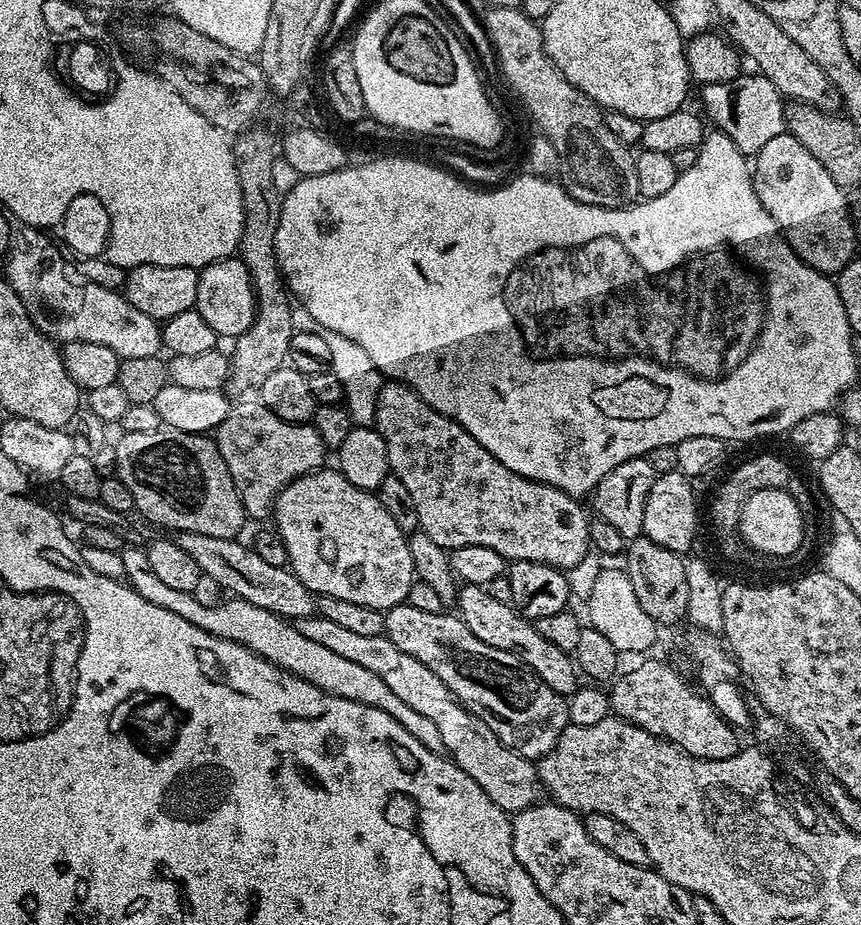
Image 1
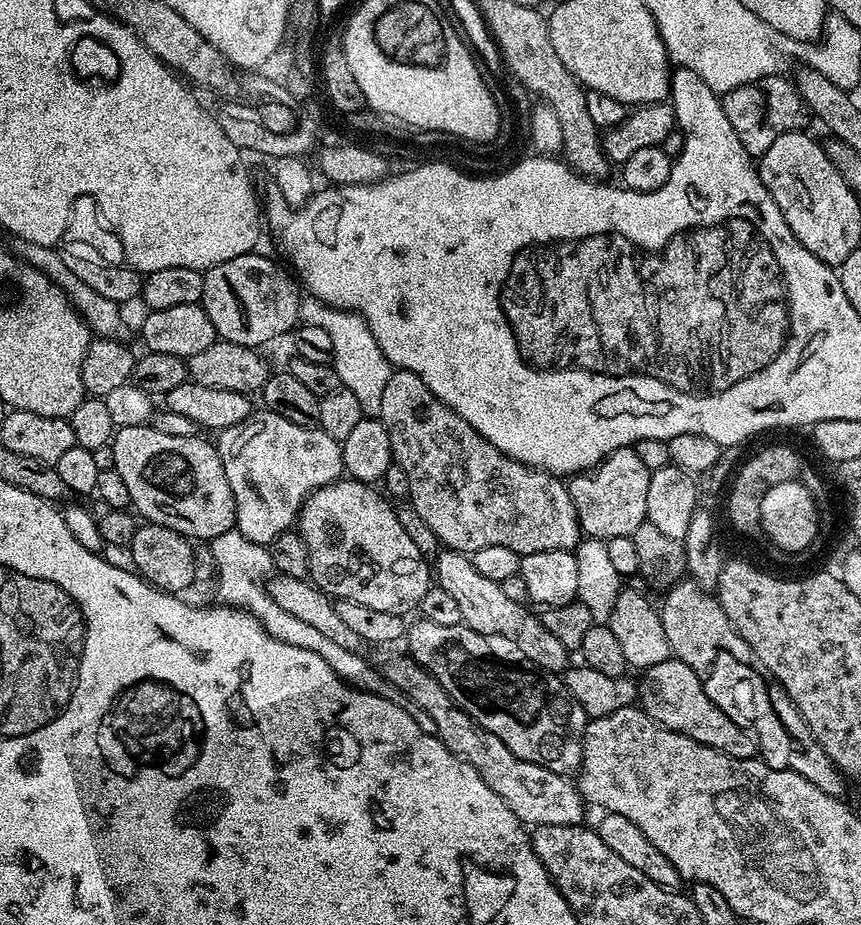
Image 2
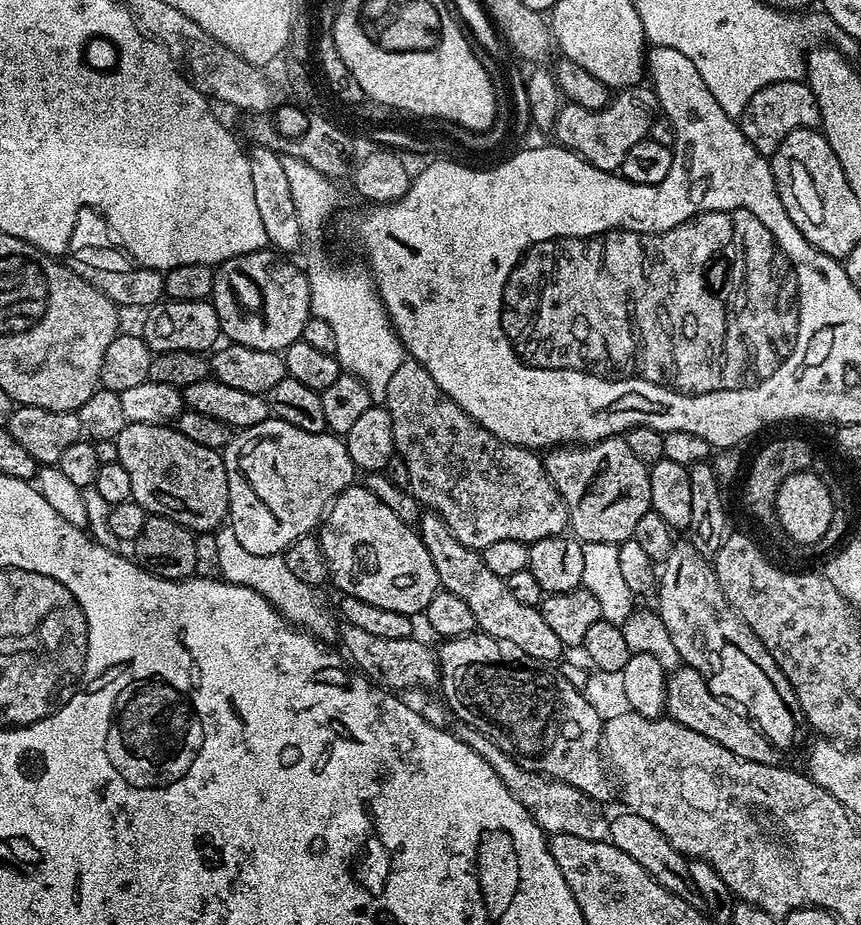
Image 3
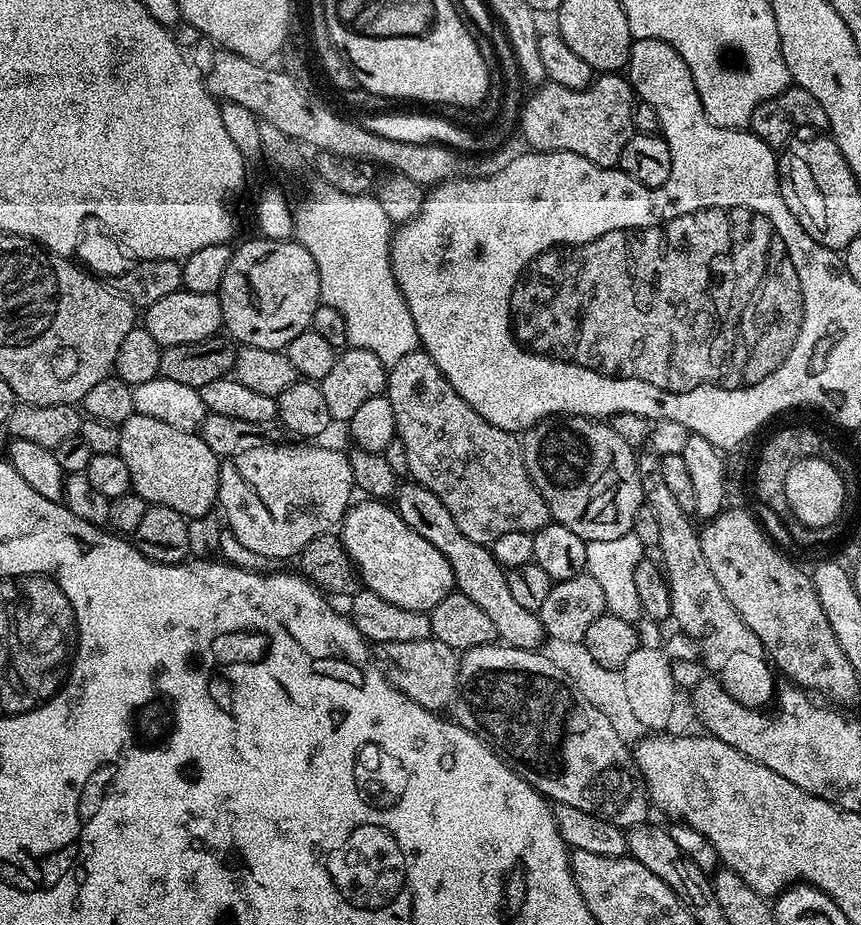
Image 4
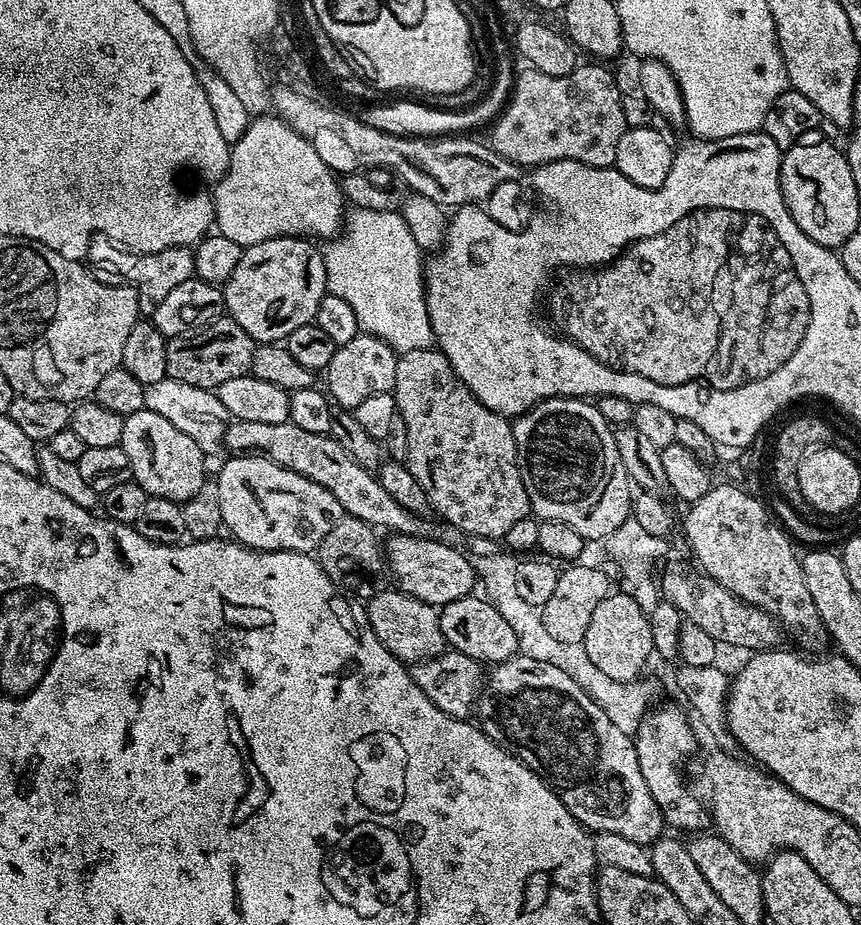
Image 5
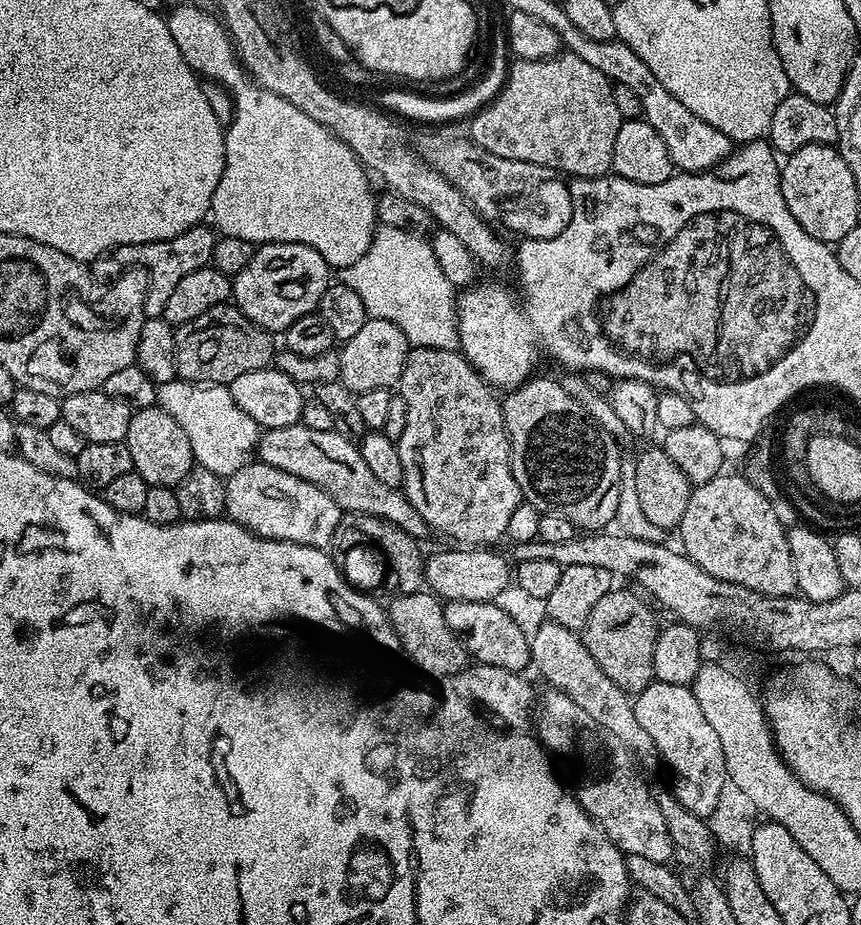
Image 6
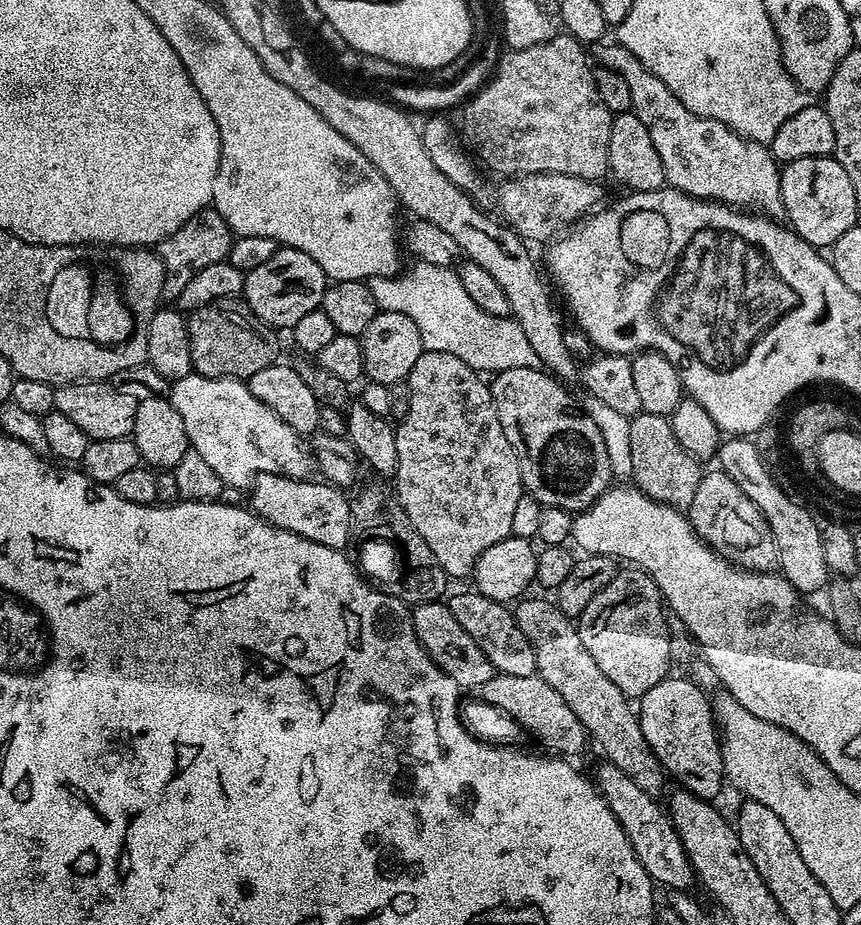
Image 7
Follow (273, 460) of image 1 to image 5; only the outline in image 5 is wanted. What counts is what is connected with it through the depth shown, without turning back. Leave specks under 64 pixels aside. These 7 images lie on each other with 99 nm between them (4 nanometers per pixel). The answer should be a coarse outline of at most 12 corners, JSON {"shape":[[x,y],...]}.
{"shape":[[232,454],[214,477],[227,535],[307,552],[346,515],[318,482]]}

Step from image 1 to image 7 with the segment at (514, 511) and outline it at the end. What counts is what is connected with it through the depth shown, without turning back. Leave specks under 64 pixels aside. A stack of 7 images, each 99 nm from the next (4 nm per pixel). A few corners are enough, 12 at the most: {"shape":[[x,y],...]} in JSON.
{"shape":[[425,350],[395,499],[452,578],[526,495],[492,389]]}

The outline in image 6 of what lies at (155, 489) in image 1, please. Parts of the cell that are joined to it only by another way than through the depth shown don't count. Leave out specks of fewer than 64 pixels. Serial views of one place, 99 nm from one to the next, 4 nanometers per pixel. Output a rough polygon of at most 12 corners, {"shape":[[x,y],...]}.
{"shape":[[158,406],[133,411],[126,443],[150,486],[175,489],[190,438]]}

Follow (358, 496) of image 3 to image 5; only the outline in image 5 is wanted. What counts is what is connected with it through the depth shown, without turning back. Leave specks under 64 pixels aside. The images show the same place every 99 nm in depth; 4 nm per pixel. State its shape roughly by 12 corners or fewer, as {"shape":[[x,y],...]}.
{"shape":[[392,534],[386,568],[399,591],[433,606],[473,595],[459,547]]}

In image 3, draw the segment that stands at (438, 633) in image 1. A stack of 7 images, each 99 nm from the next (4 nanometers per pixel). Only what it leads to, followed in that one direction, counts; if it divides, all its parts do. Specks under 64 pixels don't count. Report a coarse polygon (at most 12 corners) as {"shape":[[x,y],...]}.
{"shape":[[473,634],[438,648],[457,721],[595,800],[603,720],[559,669]]}

